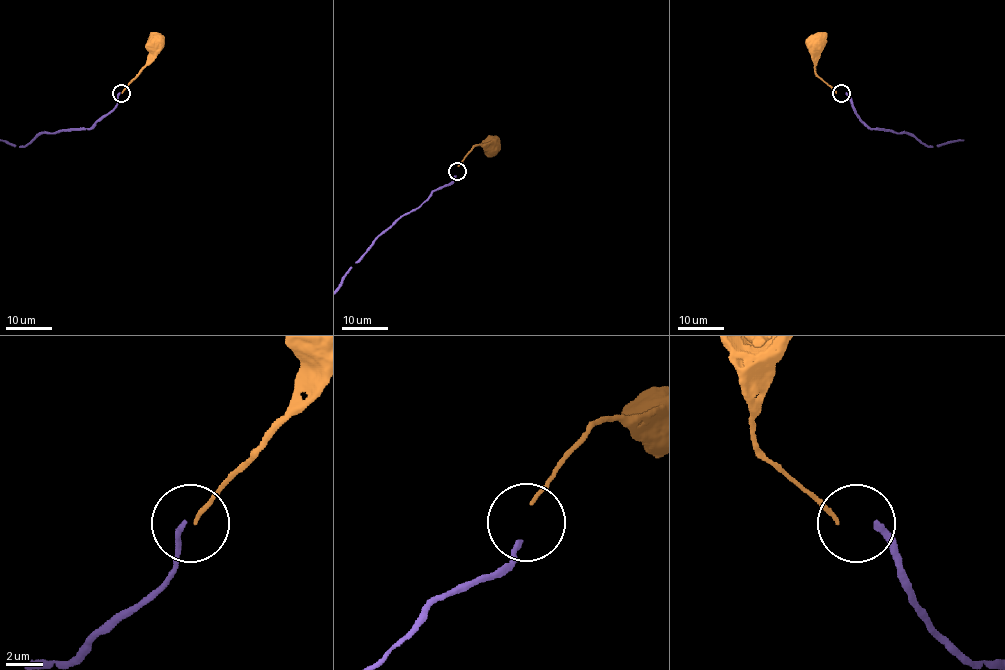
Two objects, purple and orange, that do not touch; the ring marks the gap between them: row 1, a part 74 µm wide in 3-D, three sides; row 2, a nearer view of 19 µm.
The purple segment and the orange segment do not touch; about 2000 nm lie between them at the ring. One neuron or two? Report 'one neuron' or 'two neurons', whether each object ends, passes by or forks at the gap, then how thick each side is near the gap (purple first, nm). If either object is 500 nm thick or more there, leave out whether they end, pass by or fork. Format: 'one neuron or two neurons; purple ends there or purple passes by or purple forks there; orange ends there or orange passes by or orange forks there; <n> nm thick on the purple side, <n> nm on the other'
two neurons; purple ends there; orange ends there; 320 nm thick on the purple side, 200 nm on the other

